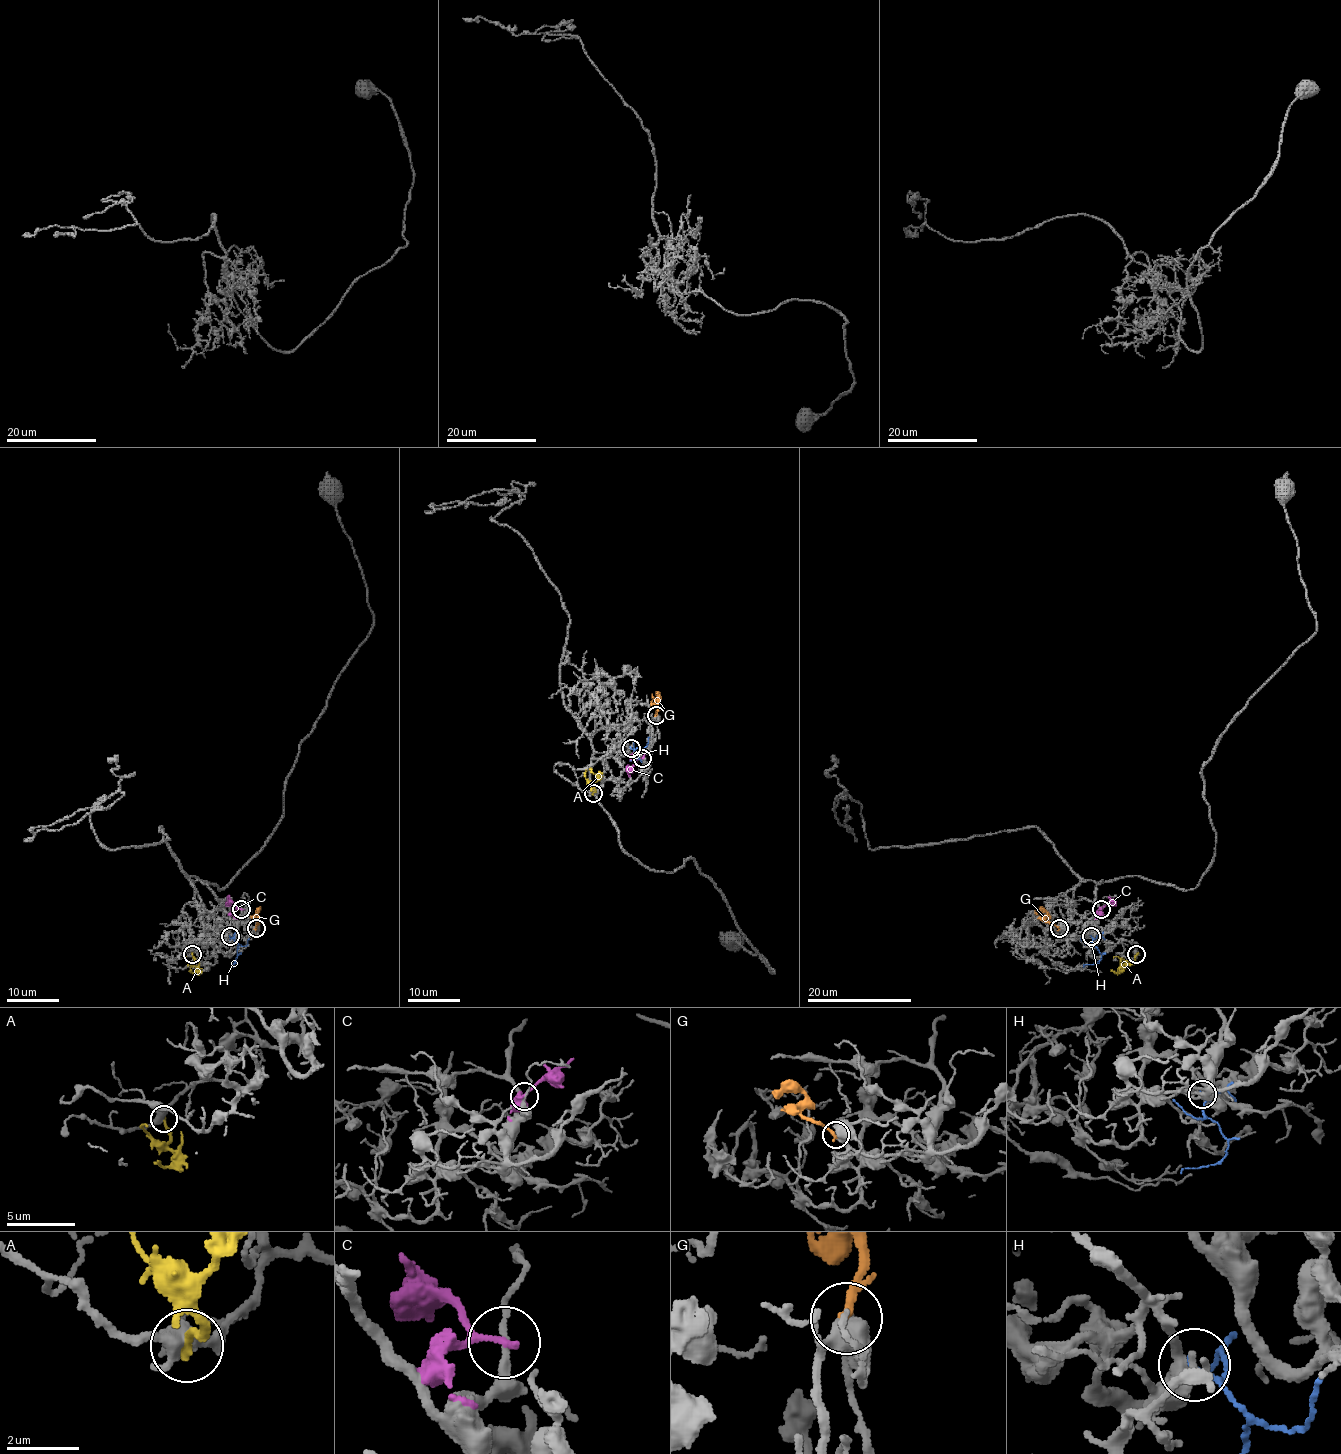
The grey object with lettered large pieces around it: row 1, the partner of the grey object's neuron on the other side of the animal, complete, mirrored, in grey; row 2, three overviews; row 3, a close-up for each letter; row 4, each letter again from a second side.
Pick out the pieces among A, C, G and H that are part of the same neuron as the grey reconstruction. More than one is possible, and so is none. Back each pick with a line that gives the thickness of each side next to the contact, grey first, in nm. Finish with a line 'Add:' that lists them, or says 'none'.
G: 550 nm thick on the grey side, 260 nm on the other
Add: G

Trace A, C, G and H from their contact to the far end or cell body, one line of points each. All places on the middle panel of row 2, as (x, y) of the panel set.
A: (593, 793), (597, 776), (590, 767)
C: (641, 758), (628, 772), (630, 776)
G: (656, 715), (658, 691)
H: (631, 747), (639, 750), (637, 758), (632, 740)

